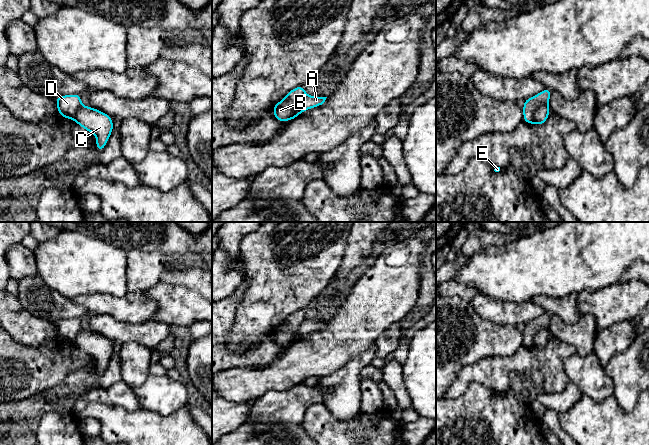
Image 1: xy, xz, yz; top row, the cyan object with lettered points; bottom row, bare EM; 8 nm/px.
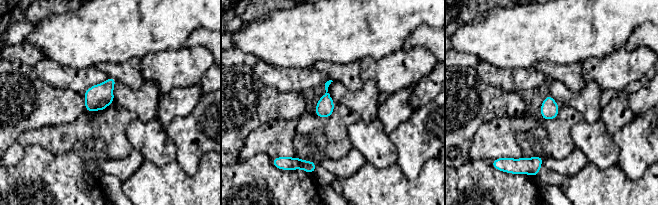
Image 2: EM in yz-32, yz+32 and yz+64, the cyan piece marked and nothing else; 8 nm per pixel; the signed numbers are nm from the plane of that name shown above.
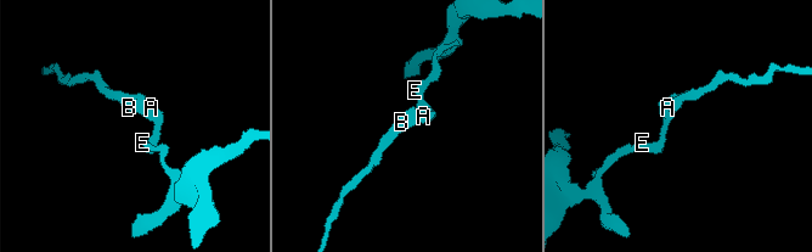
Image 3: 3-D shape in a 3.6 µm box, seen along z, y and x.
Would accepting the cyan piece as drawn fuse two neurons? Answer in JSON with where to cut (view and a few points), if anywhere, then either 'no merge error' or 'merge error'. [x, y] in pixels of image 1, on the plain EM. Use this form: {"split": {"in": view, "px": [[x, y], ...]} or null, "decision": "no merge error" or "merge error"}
{"split": {"in": "yz", "px": [[548, 331], [539, 331], [530, 346]]}, "decision": "merge error"}

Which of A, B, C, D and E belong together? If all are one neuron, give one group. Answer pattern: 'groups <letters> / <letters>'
groups A C E / B D

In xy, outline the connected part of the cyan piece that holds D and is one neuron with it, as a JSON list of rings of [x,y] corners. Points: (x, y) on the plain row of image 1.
[[[71,318],[55,322],[58,338],[65,343],[73,343],[81,330],[81,319]]]

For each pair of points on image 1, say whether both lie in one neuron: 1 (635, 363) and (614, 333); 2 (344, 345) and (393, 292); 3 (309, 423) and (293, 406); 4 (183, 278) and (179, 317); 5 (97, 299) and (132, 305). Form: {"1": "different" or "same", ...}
{"1": "different", "2": "same", "3": "different", "4": "same", "5": "same"}

